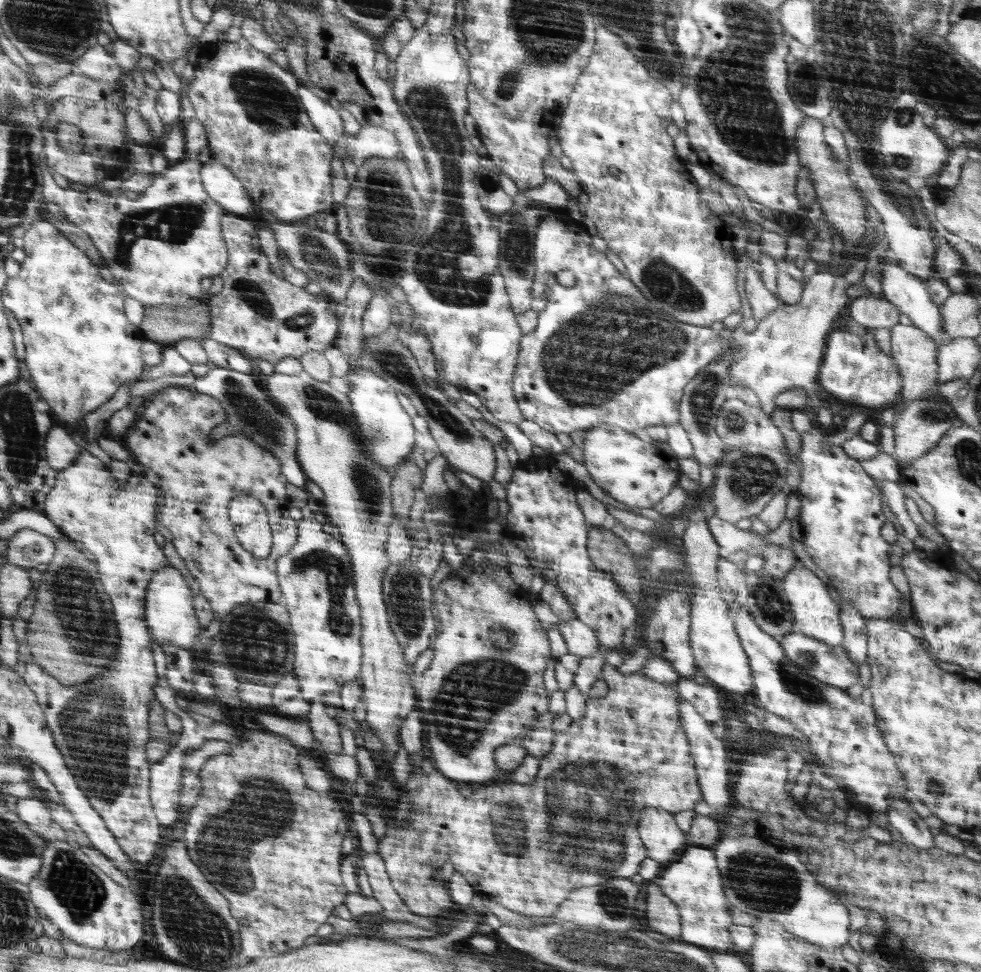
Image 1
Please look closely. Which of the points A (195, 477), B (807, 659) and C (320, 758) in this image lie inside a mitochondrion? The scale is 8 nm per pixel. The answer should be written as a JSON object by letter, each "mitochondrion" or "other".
{"A":"mitochondrion","B":"mitochondrion","C":"other"}

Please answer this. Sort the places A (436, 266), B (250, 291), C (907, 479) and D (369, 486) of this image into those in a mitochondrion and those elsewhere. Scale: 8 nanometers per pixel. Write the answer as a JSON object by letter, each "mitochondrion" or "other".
{"A":"mitochondrion","B":"mitochondrion","C":"other","D":"mitochondrion"}

